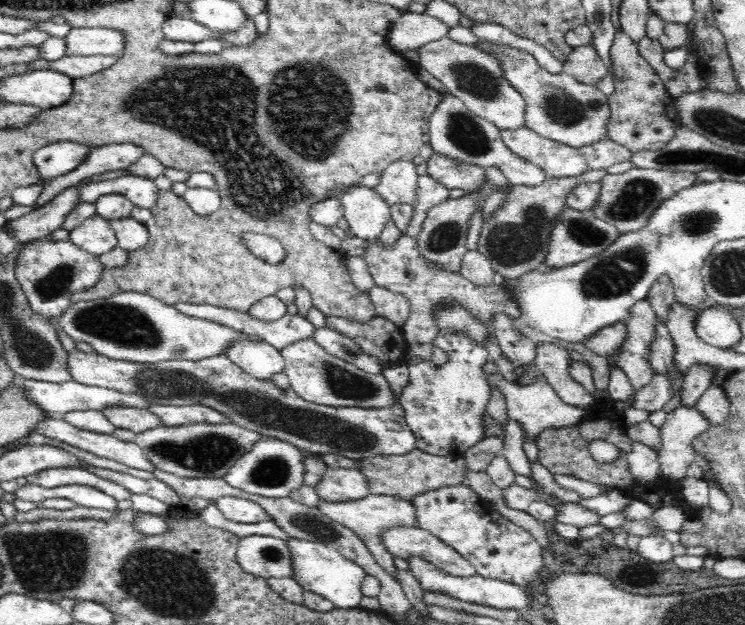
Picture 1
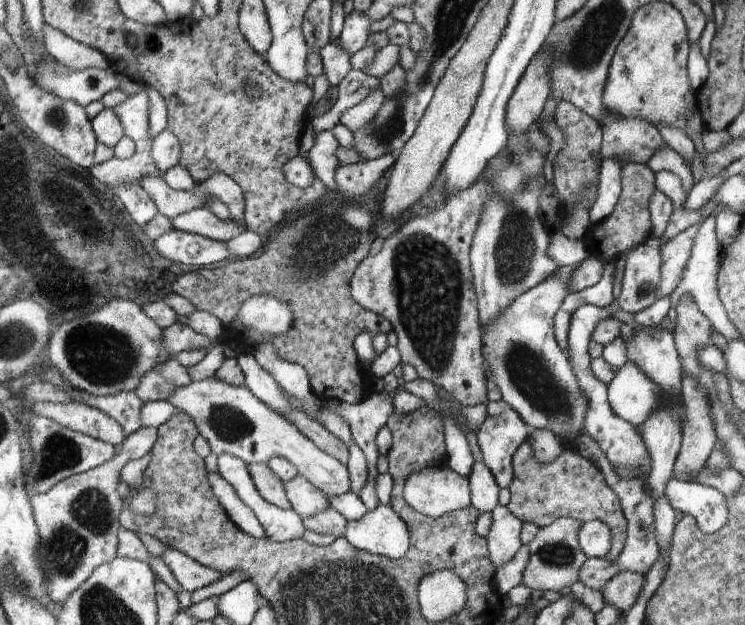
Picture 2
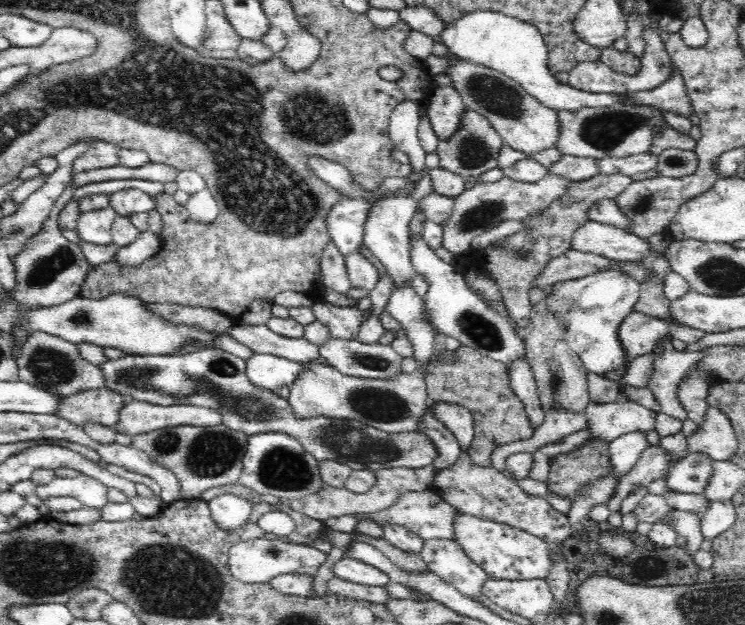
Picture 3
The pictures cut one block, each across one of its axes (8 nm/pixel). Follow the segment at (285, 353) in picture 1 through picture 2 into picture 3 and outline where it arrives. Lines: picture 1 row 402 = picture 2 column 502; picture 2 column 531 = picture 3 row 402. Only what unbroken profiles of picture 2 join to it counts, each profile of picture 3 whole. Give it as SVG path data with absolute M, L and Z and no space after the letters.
M404 285L394 289L386 310L392 318L402 324L402 331L414 348L414 357L419 360L419 369L412 374L400 373L389 379L360 378L342 374L336 367L308 361L302 363L303 369L298 378L289 386L288 403L292 405L296 417L310 418L326 416L358 420L368 426L388 433L402 433L419 430L419 424L427 409L427 388L425 368L436 356L434 338L438 334L425 316L424 299L413 289L413 285Z

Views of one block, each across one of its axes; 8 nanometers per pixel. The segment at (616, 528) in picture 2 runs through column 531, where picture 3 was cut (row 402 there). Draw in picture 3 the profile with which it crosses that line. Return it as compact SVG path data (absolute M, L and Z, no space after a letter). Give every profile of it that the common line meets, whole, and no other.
M462 346L457 351L455 351L455 361L453 363L452 361L448 361L448 362L440 361L439 356L438 356L438 361L436 361L434 356L434 362L429 363L426 369L427 369L427 373L425 376L426 377L425 383L426 383L428 398L432 400L437 400L438 402L449 402L450 404L459 404L460 406L463 406L464 408L470 410L470 412L473 414L473 423L474 423L473 440L467 451L474 464L478 466L485 466L488 468L492 468L493 466L491 464L491 454L493 453L493 450L495 448L508 444L509 442L530 438L533 435L533 432L535 430L534 427L532 427L531 425L530 419L528 419L527 412L525 411L525 404L518 398L518 395L511 389L508 367L503 362L498 362L497 360L494 360L493 358L490 358L485 354L478 352L475 348Z

